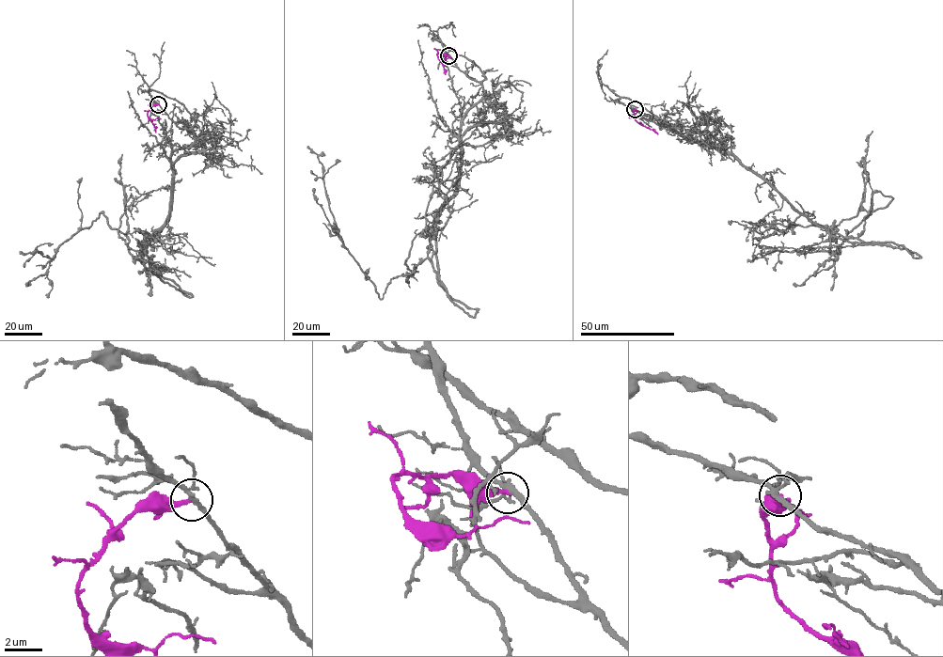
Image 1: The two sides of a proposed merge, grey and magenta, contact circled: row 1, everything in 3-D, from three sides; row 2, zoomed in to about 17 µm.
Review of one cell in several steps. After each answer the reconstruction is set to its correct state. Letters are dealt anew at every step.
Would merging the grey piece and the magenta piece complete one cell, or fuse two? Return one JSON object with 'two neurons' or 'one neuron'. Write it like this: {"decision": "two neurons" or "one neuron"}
{"decision": "two neurons"}

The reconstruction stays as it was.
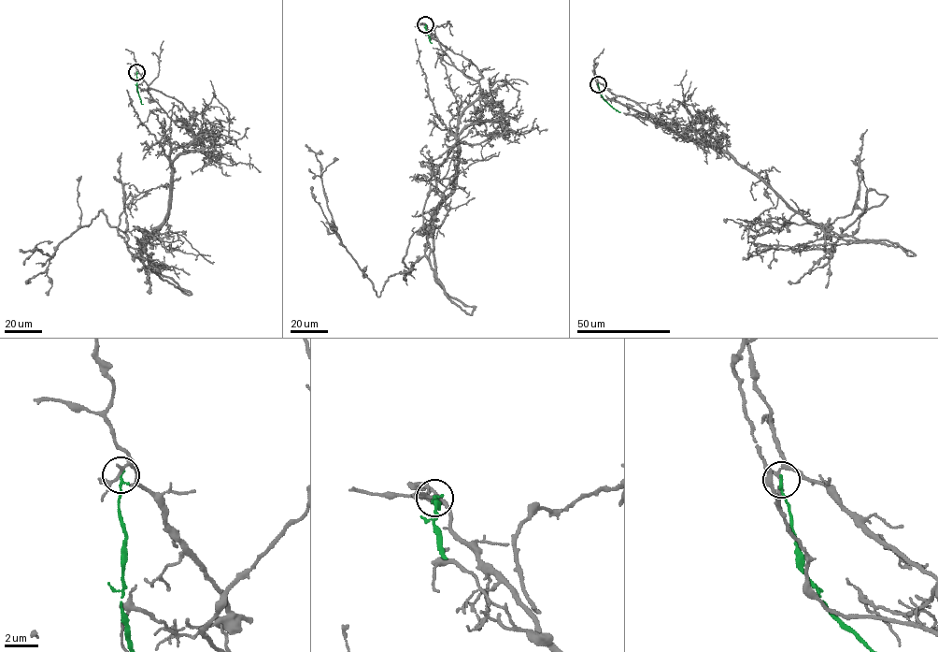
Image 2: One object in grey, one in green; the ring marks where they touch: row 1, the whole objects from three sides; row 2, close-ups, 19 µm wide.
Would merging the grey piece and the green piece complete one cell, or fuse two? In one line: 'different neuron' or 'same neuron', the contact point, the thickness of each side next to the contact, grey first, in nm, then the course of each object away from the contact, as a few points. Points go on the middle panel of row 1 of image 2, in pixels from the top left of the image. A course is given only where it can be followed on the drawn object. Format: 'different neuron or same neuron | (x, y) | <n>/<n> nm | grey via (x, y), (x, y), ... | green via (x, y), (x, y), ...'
different neuron | (425, 24) | 160/190 nm | grey via (425, 24), (476, 66), (480, 94), (424, 254), (378, 297), (305, 145) | green via (425, 24), (432, 43)

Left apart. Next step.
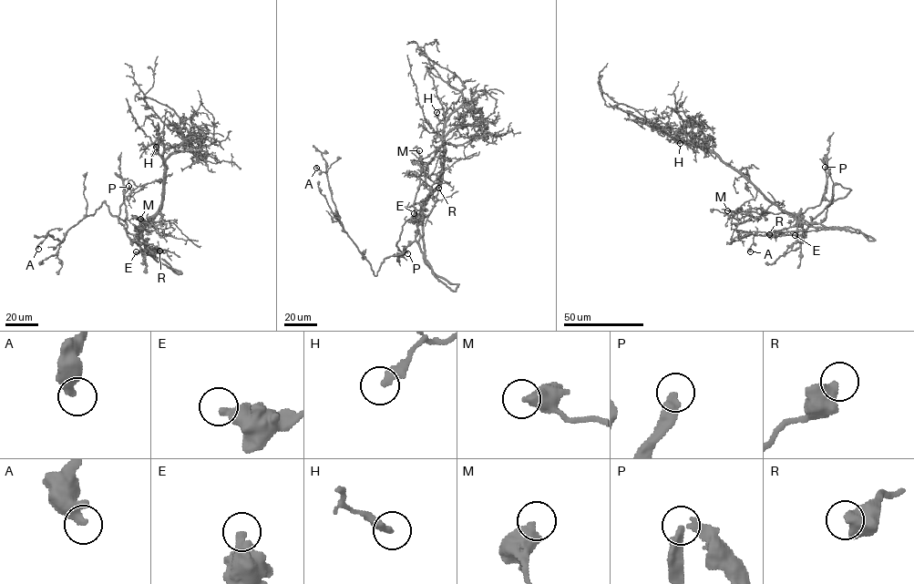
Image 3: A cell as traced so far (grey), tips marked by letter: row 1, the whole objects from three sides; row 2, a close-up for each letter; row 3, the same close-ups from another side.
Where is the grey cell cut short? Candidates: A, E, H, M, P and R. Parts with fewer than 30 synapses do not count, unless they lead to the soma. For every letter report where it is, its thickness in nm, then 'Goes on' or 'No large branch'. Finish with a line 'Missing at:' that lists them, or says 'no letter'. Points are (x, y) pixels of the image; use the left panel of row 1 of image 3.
A: Place: (38, 249). Thickness 420 nm. No large branch
E: Place: (136, 251). Thickness 440 nm. No large branch
H: Place: (156, 147). Thickness 360 nm. No large branch
M: Place: (140, 219). Thickness 500 nm. No large branch
P: Place: (128, 186). Thickness 360 nm. Goes on
R: Place: (159, 251). Thickness 550 nm. No large branch
Missing at: P

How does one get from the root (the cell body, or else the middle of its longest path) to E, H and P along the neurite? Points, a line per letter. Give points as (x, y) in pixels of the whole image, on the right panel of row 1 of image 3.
E: (782, 211), (795, 220), (798, 234), (802, 236), (806, 232), (795, 235)
H: (782, 211), (716, 154), (703, 146), (677, 138), (680, 143)
P: (782, 211), (795, 218), (820, 203), (826, 183), (825, 167)

